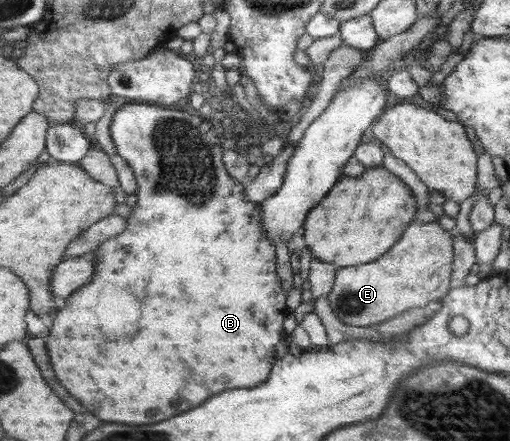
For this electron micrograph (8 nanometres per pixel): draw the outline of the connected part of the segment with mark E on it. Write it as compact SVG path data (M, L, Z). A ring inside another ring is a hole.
M412 221L394 245L384 252L384 257L372 261L368 265L355 265L337 268L331 290L325 295L330 309L335 316L349 327L366 328L373 323L380 324L398 313L404 313L412 307L424 307L429 301L436 301L447 292L450 283L453 249L450 241L450 232L444 231L437 222Z

